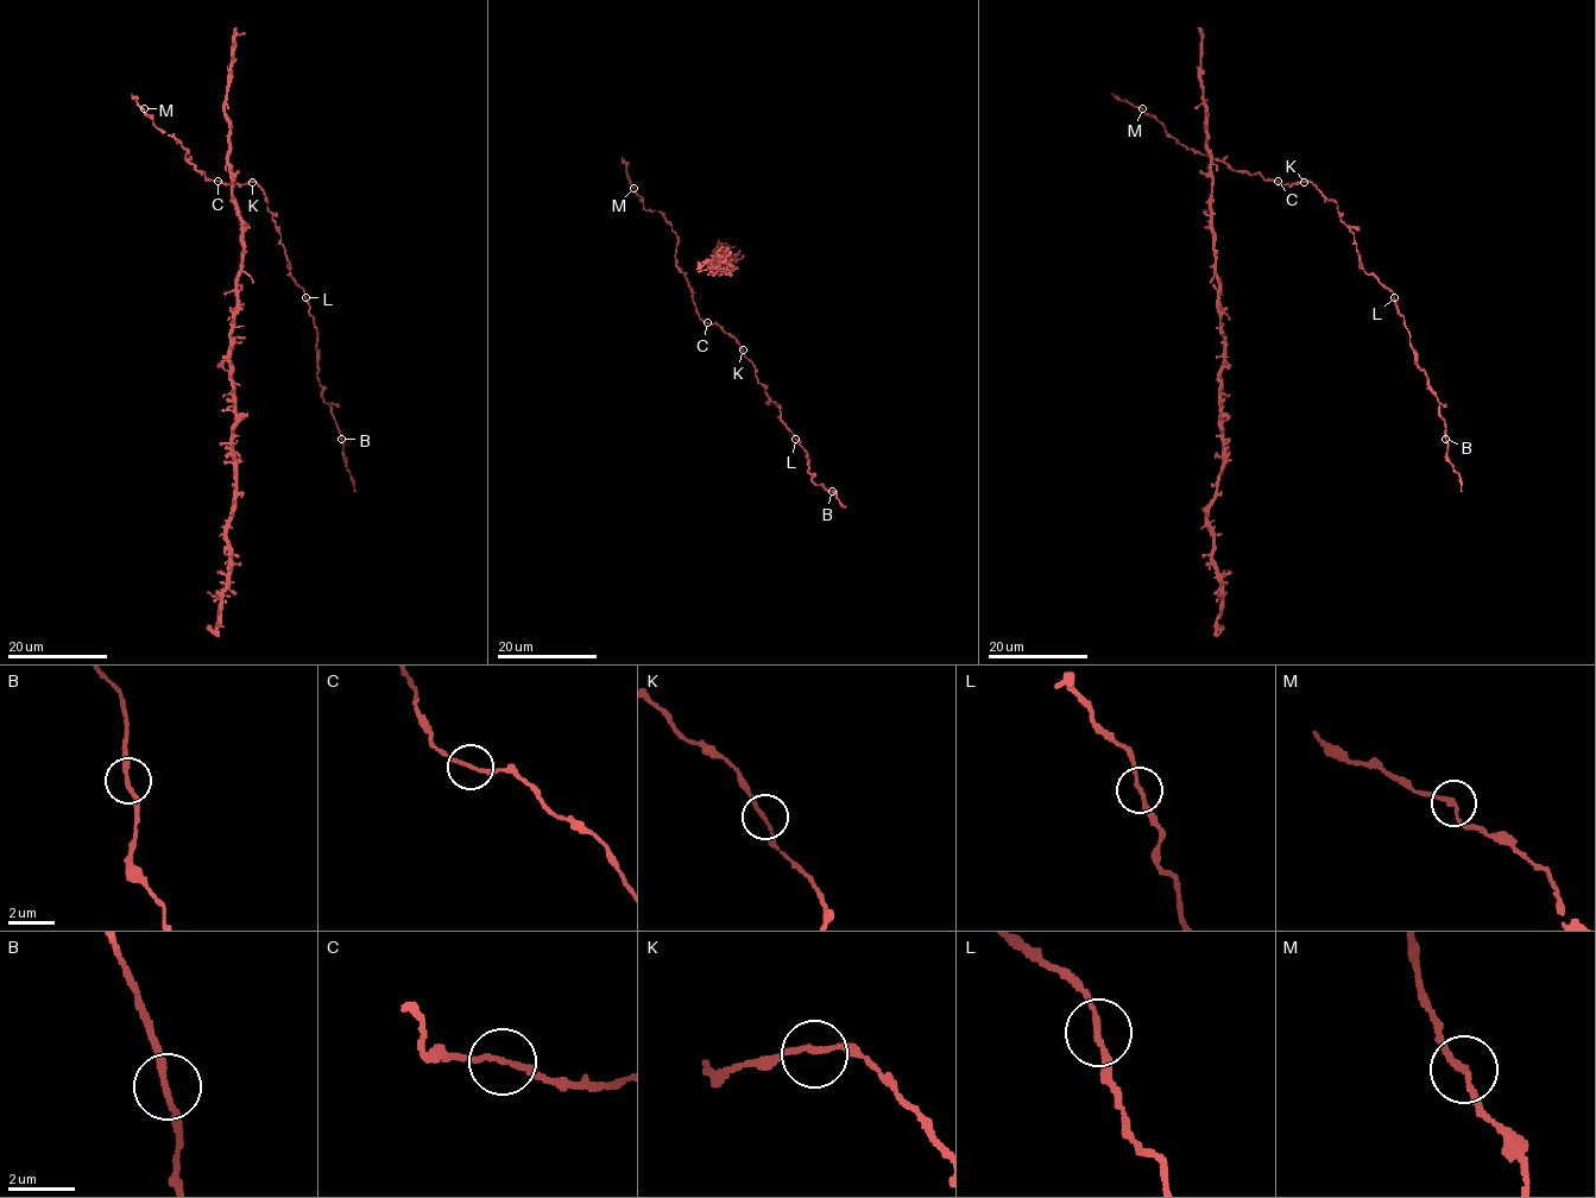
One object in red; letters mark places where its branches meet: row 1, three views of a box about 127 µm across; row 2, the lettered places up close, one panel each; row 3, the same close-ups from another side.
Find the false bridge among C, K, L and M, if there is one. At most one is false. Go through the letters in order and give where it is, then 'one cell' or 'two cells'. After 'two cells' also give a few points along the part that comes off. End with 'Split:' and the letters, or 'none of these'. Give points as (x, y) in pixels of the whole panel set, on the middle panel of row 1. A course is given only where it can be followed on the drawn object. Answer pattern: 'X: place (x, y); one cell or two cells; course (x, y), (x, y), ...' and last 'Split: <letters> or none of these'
C: place (707, 322); one cell
K: place (743, 350); one cell
L: place (795, 439); one cell
M: place (634, 188); one cell
Split: none of these

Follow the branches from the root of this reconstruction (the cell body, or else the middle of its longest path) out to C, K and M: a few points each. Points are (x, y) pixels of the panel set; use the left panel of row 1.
C: (196, 166), (206, 180), (218, 181)
K: (196, 166), (206, 180), (227, 184), (252, 182)
M: (196, 166), (185, 158), (188, 150), (162, 132), (144, 108)

